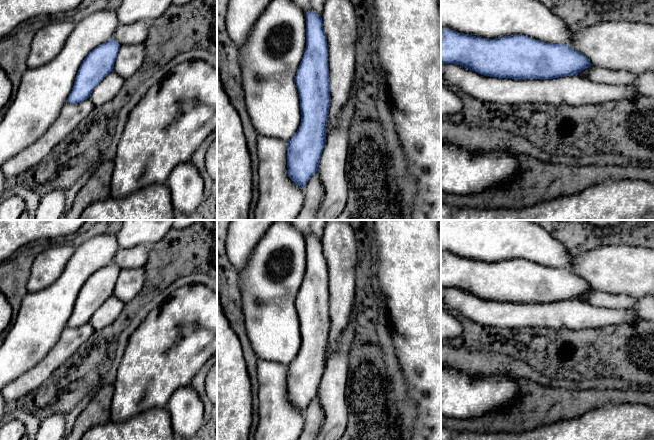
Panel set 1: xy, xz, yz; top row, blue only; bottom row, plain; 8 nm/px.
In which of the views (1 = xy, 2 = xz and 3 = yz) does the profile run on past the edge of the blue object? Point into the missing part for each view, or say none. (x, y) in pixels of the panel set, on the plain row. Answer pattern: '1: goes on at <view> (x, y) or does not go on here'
1: does not go on here
2: does not go on here
3: does not go on here

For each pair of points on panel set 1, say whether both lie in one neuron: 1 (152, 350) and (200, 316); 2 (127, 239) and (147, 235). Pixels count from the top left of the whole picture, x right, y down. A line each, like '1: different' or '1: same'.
1: same
2: same

